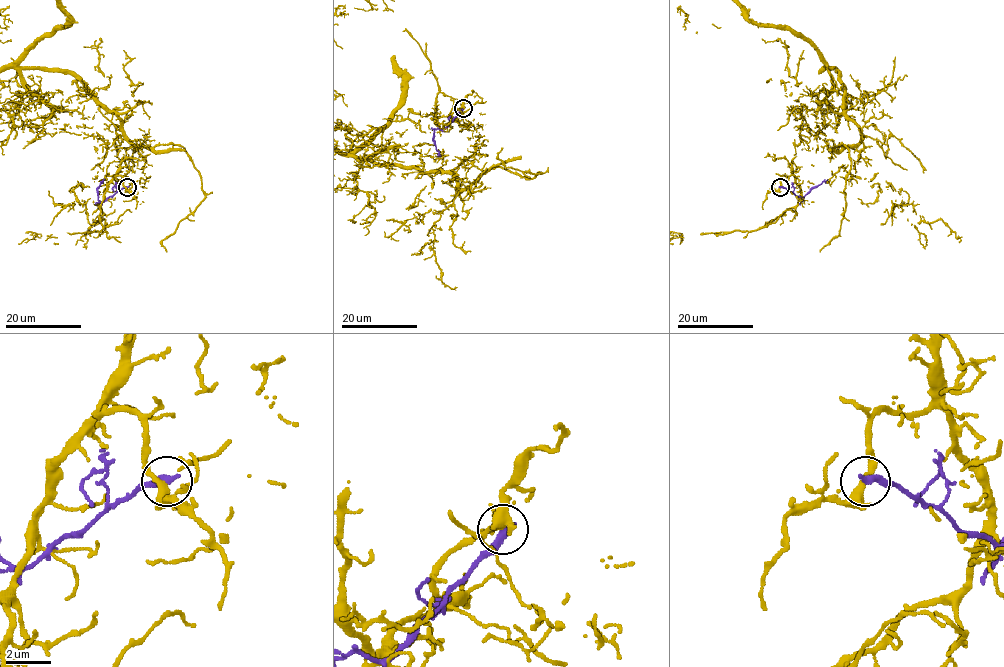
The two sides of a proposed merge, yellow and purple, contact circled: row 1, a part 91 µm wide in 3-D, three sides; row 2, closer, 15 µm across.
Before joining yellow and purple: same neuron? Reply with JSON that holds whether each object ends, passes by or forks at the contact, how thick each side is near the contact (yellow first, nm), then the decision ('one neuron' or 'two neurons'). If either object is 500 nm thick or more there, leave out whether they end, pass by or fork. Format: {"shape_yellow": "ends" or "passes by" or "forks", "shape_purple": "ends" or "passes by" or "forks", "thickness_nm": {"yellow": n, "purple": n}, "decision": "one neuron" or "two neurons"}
{"shape_yellow": "forks", "shape_purple": "ends", "thickness_nm": {"yellow": 260, "purple": 360}, "decision": "two neurons"}

